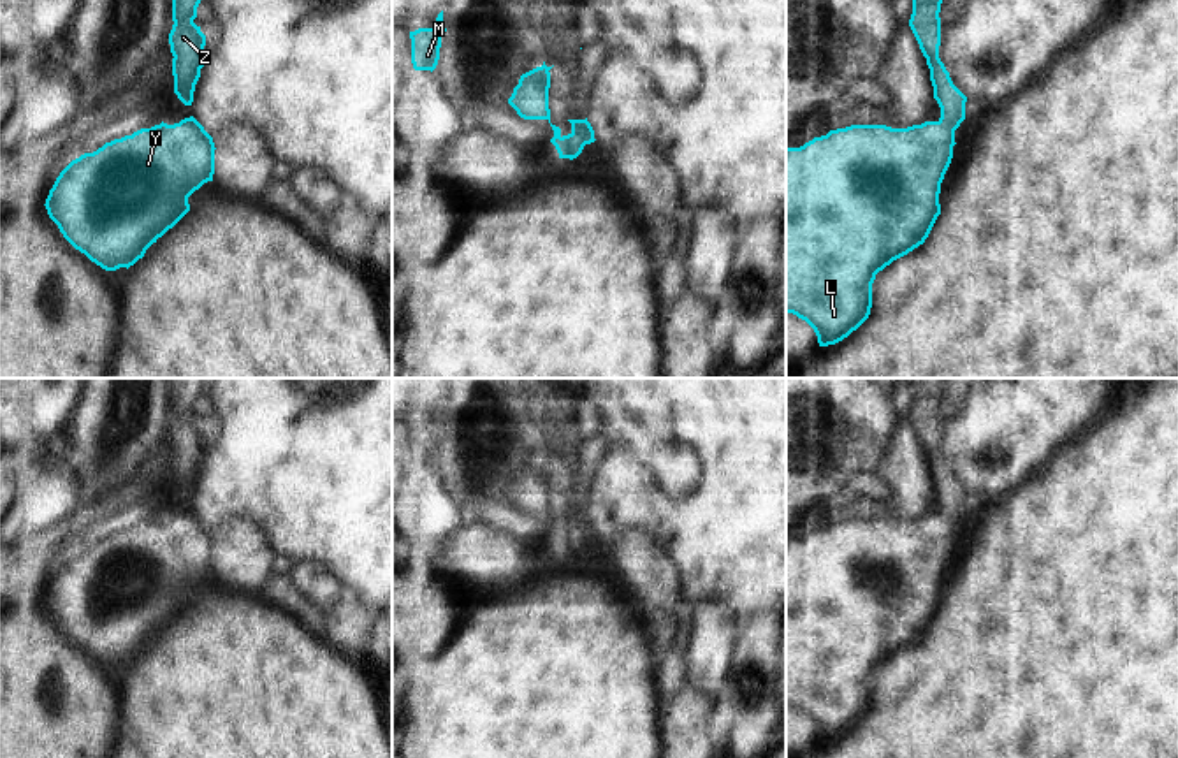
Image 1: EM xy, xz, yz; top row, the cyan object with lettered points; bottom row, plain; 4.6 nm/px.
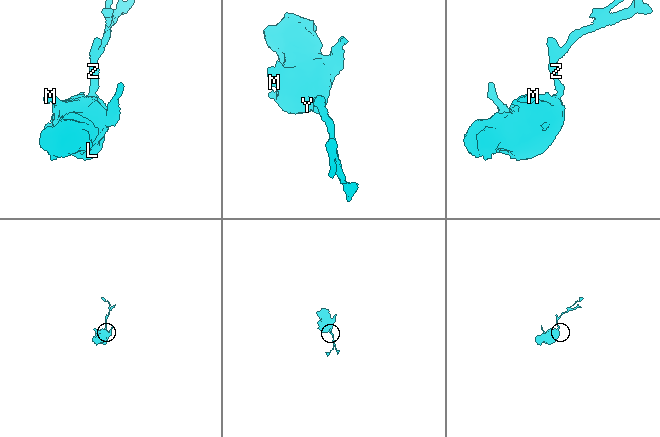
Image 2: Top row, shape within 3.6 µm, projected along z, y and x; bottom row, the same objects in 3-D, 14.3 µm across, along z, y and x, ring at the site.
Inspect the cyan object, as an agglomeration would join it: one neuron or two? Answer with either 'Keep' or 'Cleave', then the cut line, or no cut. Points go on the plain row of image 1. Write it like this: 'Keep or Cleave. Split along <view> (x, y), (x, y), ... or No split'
Keep. No split

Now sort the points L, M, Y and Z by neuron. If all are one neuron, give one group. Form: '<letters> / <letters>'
L M Y Z

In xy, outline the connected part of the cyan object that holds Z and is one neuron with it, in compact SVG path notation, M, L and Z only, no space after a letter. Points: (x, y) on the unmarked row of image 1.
M171 378L172 424L169 438L172 447L174 487L185 499L192 499L195 478L204 461L206 429L193 417L197 401L204 392L204 378Z

